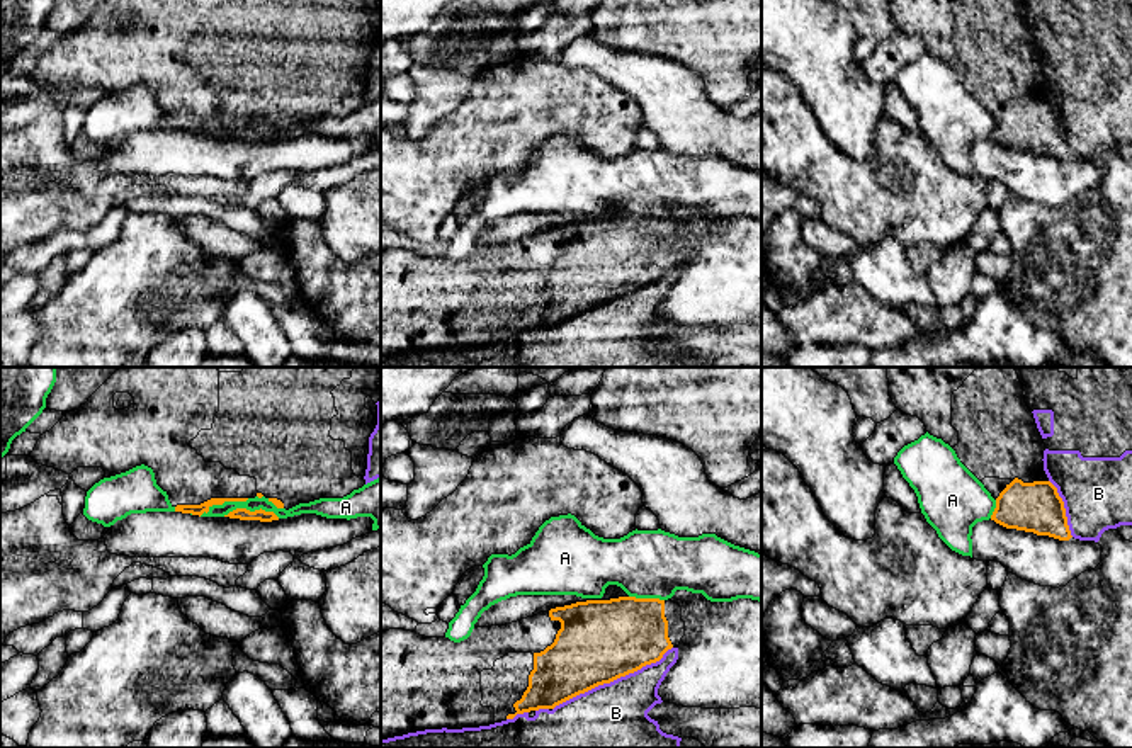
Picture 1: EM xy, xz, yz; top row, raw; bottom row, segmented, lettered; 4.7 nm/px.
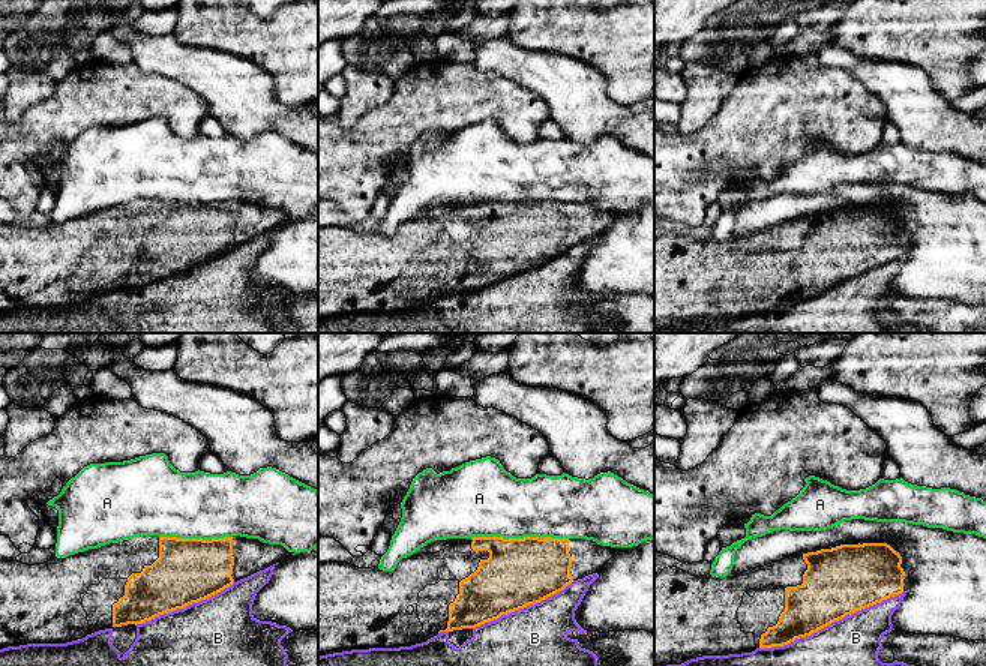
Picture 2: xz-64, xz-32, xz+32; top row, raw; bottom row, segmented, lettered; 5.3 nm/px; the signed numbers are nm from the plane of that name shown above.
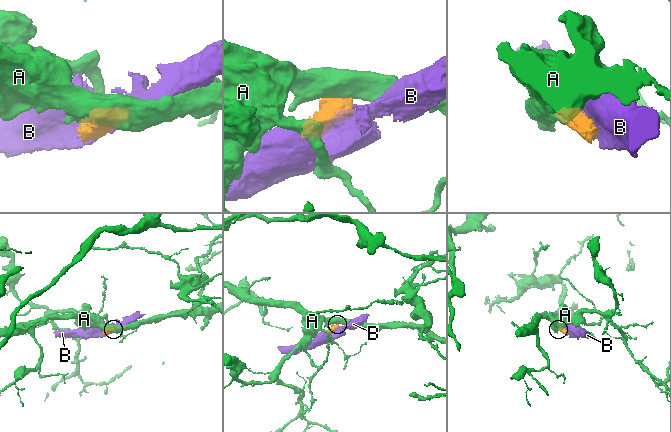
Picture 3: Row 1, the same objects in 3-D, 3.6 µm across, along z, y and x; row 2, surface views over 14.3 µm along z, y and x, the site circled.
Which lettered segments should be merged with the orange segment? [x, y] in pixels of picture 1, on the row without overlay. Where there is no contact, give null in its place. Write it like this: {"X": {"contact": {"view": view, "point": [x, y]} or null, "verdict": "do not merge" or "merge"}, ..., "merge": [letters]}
{"A": {"contact": {"view": "xy", "point": [252, 131]}, "verdict": "do not merge"}, "B": {"contact": {"view": "xz", "point": [612, 300]}, "verdict": "do not merge"}, "merge": []}

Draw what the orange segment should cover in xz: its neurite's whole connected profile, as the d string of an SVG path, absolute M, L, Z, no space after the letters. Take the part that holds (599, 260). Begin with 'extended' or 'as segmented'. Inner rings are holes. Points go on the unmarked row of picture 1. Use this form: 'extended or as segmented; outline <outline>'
extended; outline M619 216L586 219L541 231L505 245L474 246L461 262L425 257L413 250L381 252L381 359L425 348L479 347L517 333L554 328L598 304L610 303L656 282L685 255L682 226L671 219Z

